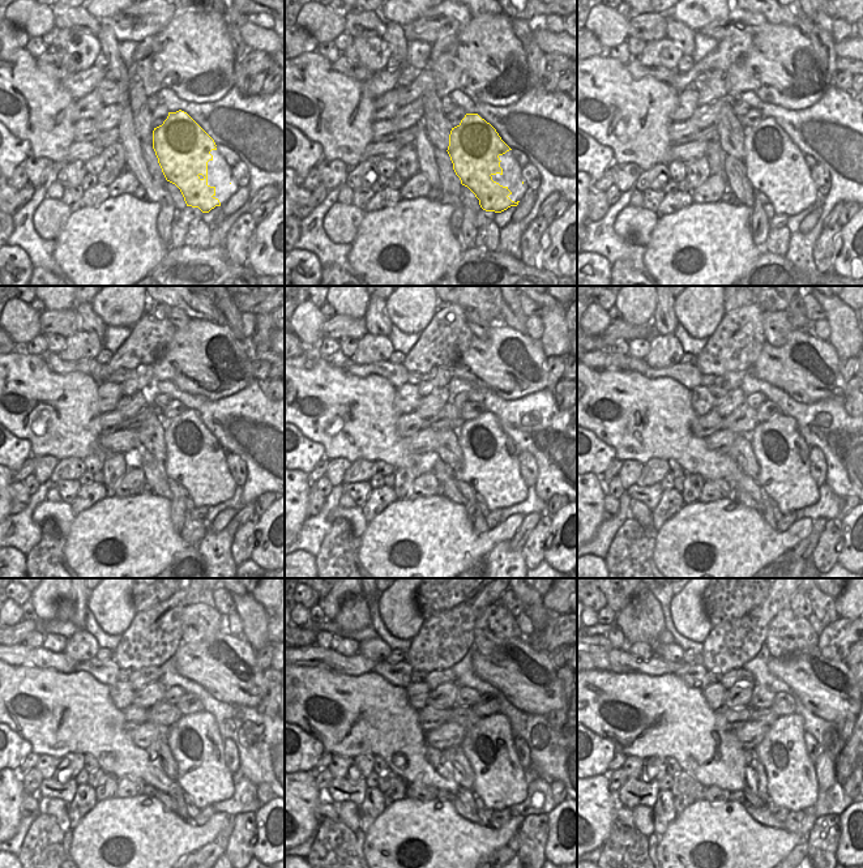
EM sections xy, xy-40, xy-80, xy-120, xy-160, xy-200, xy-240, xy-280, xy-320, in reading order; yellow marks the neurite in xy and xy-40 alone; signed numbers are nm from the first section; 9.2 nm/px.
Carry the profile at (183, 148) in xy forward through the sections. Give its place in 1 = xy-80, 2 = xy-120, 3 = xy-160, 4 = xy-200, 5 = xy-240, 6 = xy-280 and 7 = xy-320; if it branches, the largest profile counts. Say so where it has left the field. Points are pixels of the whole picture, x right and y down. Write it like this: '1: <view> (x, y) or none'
1: xy-80 (769, 149)
2: xy-120 (187, 439)
3: xy-160 (482, 440)
4: xy-200 (774, 441)
5: xy-240 (193, 739)
6: xy-280 (486, 743)
7: xy-320 (793, 786)

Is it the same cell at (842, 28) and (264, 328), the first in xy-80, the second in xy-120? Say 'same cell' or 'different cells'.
different cells

